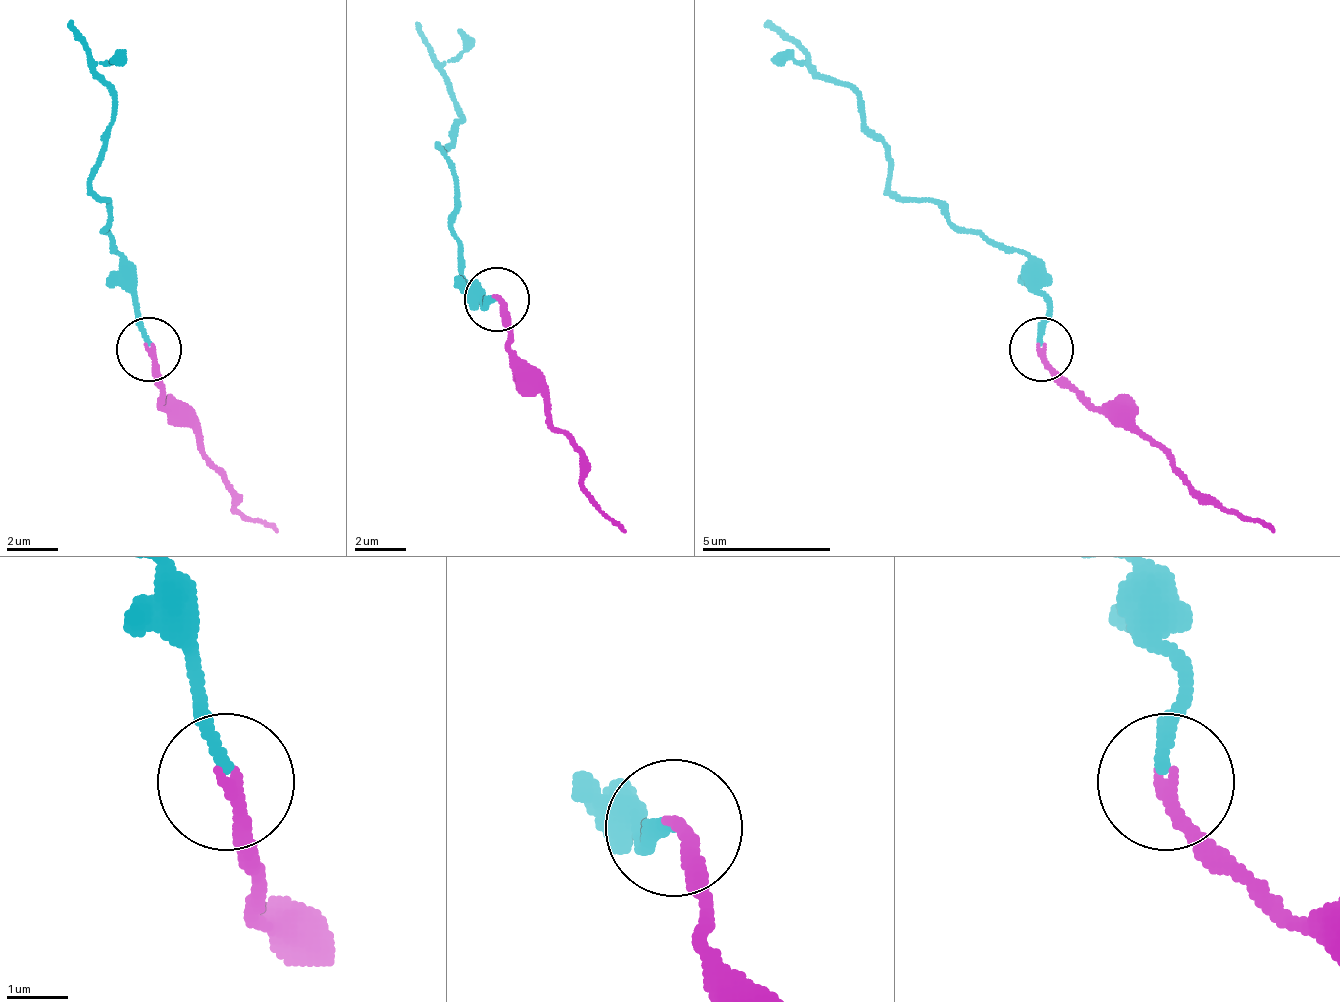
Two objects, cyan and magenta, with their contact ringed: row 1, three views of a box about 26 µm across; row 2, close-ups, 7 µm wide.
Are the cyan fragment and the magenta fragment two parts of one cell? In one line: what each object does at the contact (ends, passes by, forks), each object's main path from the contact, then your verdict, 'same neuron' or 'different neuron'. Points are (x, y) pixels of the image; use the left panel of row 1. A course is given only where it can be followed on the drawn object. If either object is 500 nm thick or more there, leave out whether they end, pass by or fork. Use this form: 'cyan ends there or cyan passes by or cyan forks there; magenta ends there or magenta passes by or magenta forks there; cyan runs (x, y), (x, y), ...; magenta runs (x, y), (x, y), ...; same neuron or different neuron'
cyan ends there; magenta ends there; cyan runs (147, 347), (134, 270), (102, 231), (108, 199), (102, 199), (89, 167), (115, 122), (115, 90), (69, 25); magenta runs (147, 347), (166, 405), (198, 438), (230, 502), (276, 534); same neuron

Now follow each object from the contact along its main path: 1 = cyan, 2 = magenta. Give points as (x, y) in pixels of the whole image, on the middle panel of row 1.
1: (495, 297), (463, 278), (450, 220), (456, 188), (437, 149), (463, 124), (463, 111), (417, 21)
2: (495, 297), (514, 368), (546, 400), (578, 465), (585, 491), (624, 529)

